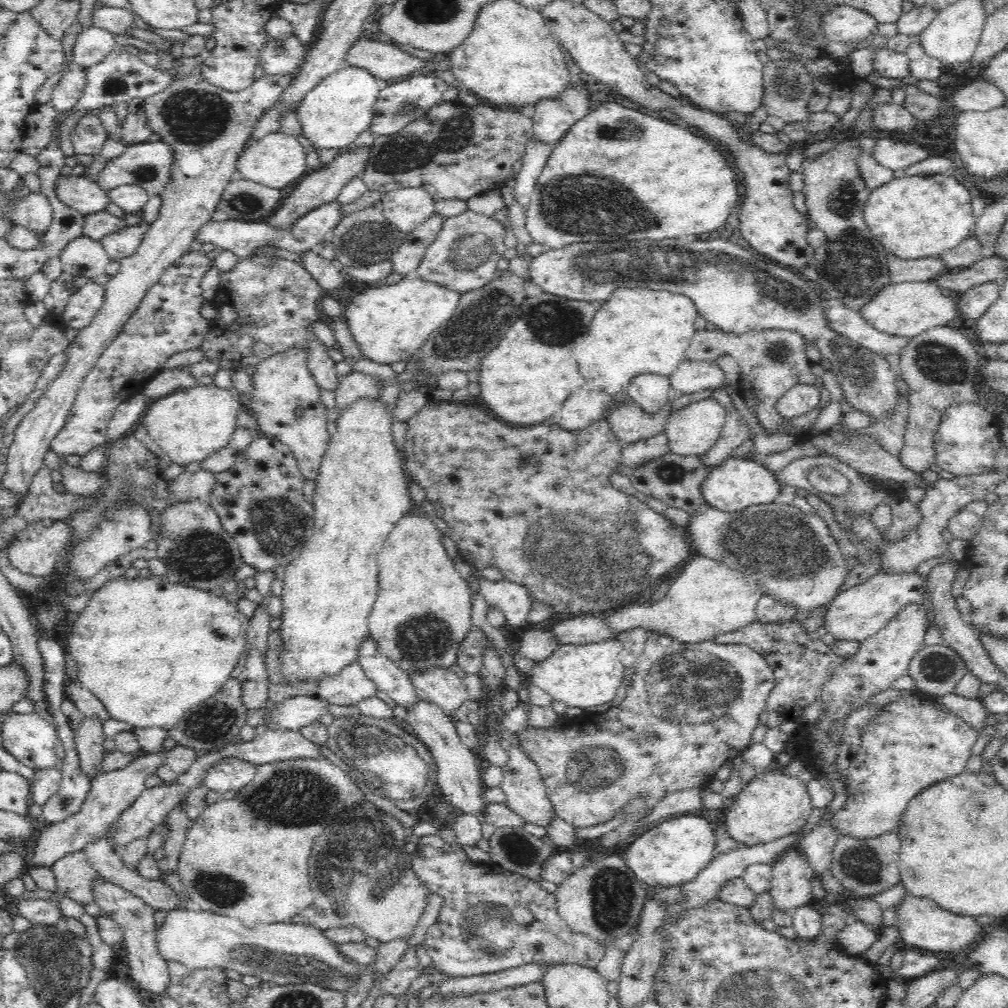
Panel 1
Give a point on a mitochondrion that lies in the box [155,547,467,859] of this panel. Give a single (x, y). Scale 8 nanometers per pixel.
(292, 796)

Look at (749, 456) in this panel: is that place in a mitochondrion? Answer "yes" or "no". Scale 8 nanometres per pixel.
no

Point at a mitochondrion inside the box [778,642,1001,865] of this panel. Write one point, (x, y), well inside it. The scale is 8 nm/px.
(937, 667)

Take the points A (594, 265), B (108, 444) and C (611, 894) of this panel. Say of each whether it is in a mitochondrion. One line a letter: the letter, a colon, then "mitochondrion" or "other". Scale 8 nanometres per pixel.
A: mitochondrion
B: other
C: mitochondrion

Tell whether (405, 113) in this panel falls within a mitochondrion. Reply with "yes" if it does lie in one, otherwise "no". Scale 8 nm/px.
yes

